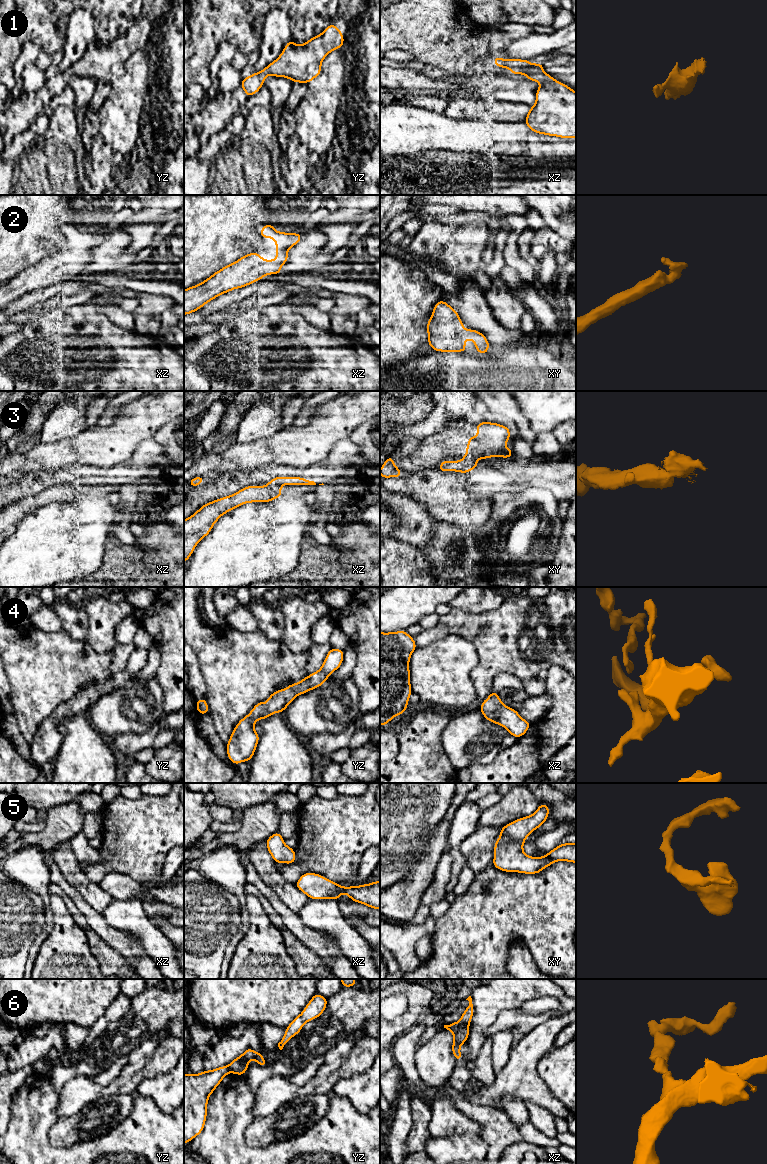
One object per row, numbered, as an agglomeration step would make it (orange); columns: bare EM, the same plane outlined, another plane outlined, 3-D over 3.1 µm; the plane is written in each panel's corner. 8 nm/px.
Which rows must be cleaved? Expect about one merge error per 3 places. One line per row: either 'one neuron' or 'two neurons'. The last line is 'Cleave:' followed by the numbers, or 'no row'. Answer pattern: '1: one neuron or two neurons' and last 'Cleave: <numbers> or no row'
1: one neuron
2: one neuron
3: two neurons
4: one neuron
5: one neuron
6: two neurons
Cleave: 3, 6

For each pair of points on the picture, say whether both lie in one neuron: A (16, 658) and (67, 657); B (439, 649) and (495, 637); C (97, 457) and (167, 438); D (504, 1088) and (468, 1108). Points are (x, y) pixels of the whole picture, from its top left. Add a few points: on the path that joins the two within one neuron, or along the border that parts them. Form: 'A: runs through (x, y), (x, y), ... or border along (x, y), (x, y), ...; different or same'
A: runs through (29, 658), (34, 660), (54, 660); same
B: border along (449, 634), (468, 639), (480, 662); different
C: border along (170, 421), (163, 424), (152, 437); different
D: border along (455, 1090), (472, 1103), (497, 1109); different

